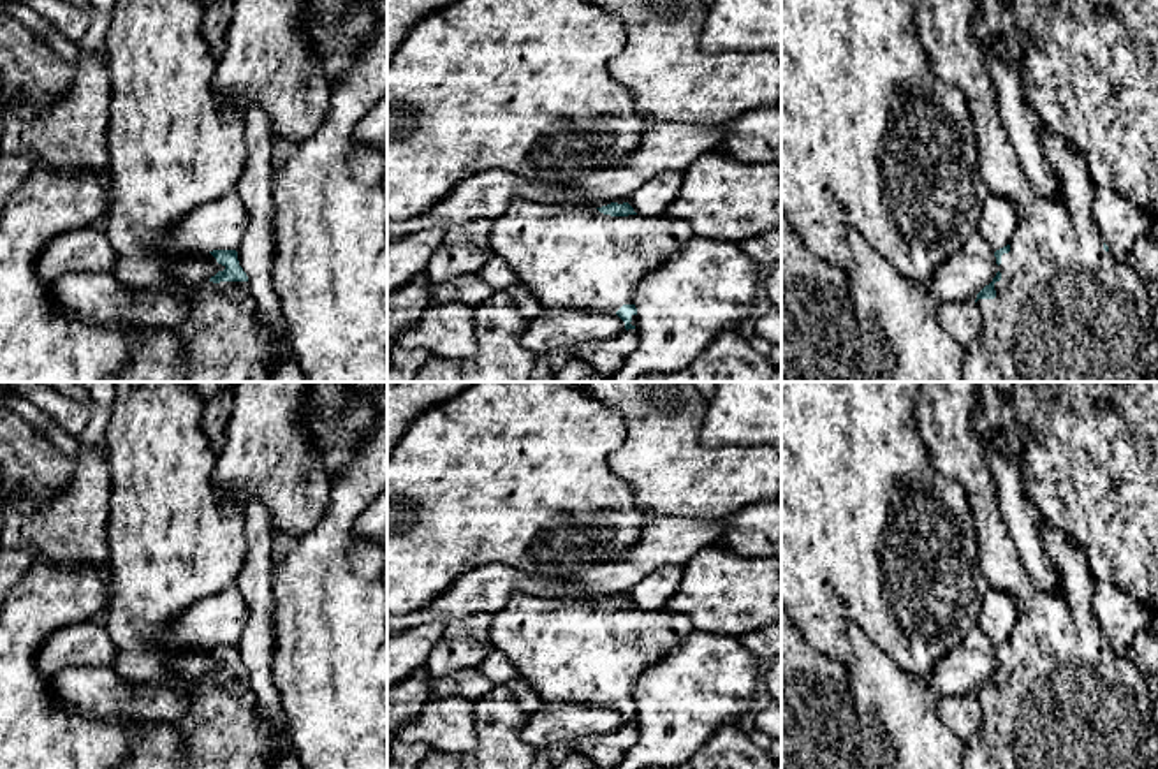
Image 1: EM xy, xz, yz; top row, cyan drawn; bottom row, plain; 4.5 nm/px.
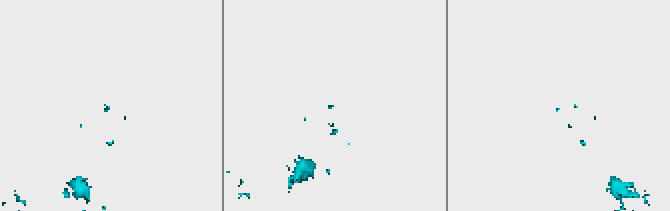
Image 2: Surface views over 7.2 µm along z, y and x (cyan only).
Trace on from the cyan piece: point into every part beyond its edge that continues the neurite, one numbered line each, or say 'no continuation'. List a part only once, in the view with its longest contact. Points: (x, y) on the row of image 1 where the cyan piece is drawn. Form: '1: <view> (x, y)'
1: yz (1065, 310)

